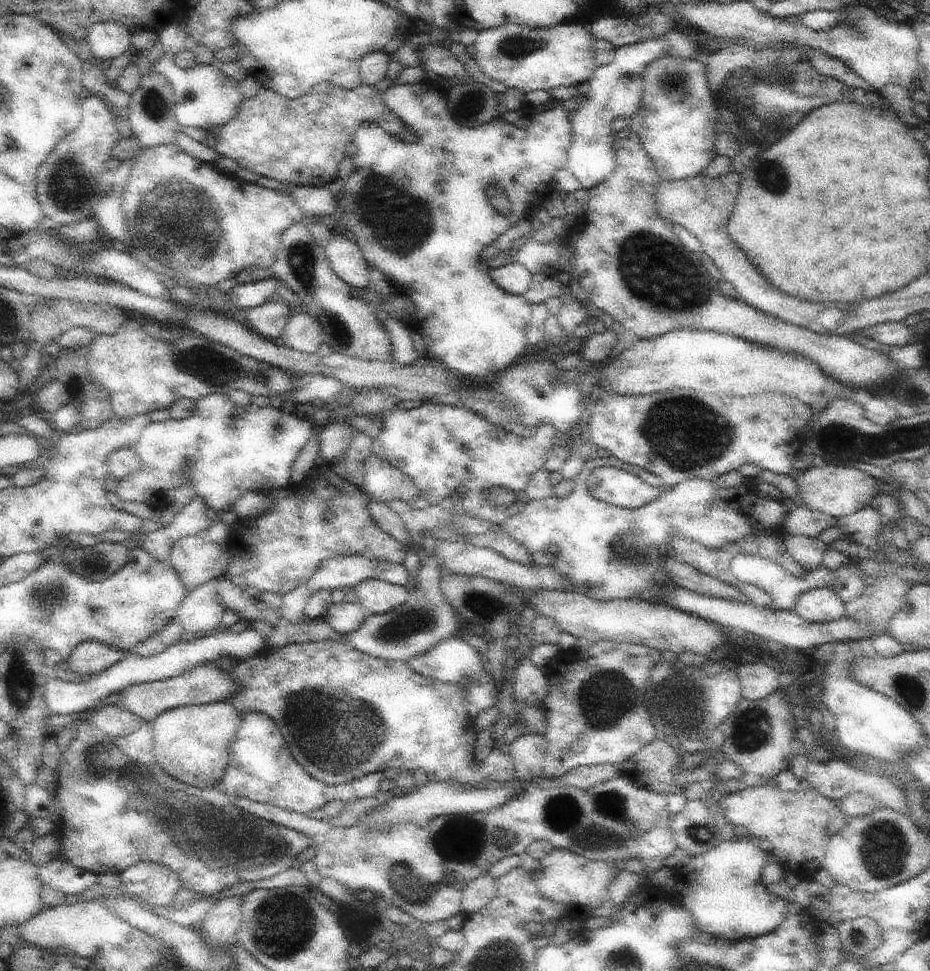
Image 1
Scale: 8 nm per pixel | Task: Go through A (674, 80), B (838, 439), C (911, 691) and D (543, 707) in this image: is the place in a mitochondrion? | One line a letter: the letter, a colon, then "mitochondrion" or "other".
A: mitochondrion
B: mitochondrion
C: mitochondrion
D: other

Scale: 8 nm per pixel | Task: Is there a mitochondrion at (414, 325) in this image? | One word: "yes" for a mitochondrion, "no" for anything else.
no

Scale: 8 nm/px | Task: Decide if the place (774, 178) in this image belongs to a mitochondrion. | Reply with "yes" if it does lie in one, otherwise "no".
yes

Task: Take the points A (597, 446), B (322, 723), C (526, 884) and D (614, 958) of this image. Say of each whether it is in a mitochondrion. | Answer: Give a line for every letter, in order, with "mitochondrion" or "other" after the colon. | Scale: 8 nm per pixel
A: other
B: mitochondrion
C: other
D: mitochondrion

